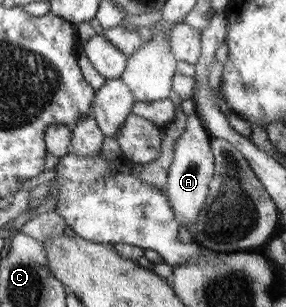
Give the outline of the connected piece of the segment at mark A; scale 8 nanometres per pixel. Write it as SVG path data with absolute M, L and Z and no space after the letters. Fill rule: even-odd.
M197 113L185 114L186 127L184 132L177 139L174 144L174 157L170 169L168 170L167 182L165 185L165 194L168 202L174 211L174 216L181 227L186 227L189 222L196 223L199 219L200 209L205 205L207 196L210 190L210 181L213 177L213 170L215 167L215 158L210 146L212 136L205 131L205 128L200 123Z

